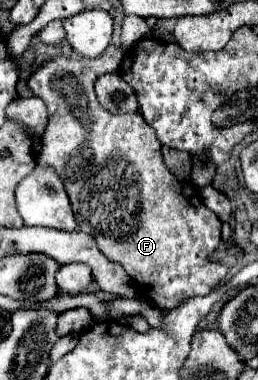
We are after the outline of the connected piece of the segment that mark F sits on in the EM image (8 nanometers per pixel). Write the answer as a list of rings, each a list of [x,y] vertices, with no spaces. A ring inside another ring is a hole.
[[[112,44],[92,60],[54,58],[48,64],[42,64],[42,70],[30,78],[28,86],[46,102],[50,114],[38,162],[54,168],[62,178],[78,228],[96,240],[100,252],[108,260],[124,266],[146,300],[154,302],[160,310],[172,310],[176,304],[182,304],[182,300],[206,296],[226,278],[228,266],[208,260],[208,254],[212,254],[222,240],[222,222],[202,204],[194,186],[188,184],[188,196],[184,194],[182,182],[176,180],[162,160],[162,144],[158,142],[154,128],[148,126],[140,112],[112,114],[100,108],[94,82],[104,72],[118,72],[122,56],[124,50]]]

